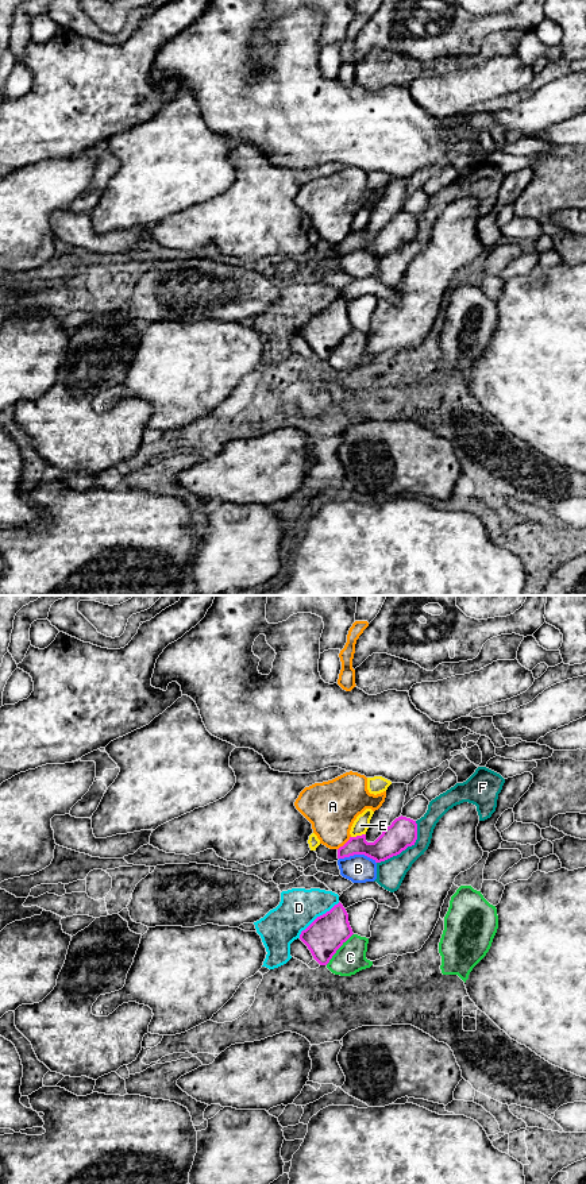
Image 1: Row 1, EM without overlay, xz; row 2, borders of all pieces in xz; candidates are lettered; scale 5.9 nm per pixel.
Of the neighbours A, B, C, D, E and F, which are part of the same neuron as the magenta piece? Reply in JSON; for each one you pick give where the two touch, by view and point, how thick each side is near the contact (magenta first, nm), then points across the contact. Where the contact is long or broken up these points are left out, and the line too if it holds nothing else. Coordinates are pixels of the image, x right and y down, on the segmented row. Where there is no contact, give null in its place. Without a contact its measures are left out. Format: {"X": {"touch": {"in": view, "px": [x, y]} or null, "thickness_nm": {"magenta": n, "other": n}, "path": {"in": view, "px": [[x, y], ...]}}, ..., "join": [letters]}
{"join": []}

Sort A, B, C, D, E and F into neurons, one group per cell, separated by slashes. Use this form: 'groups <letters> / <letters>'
groups A / B / C / D / E / F

